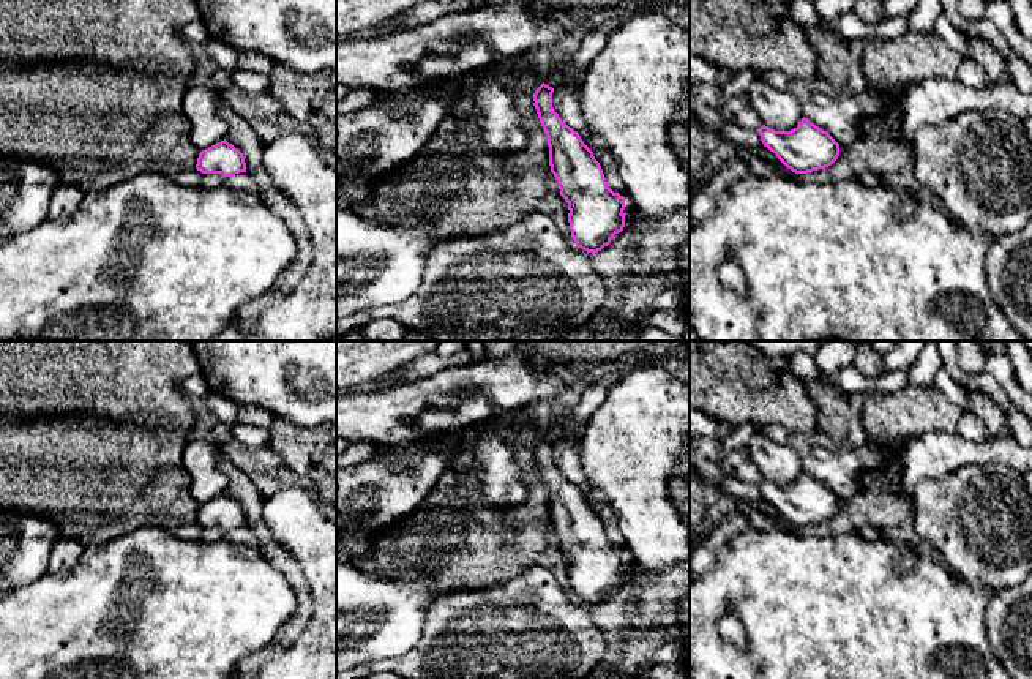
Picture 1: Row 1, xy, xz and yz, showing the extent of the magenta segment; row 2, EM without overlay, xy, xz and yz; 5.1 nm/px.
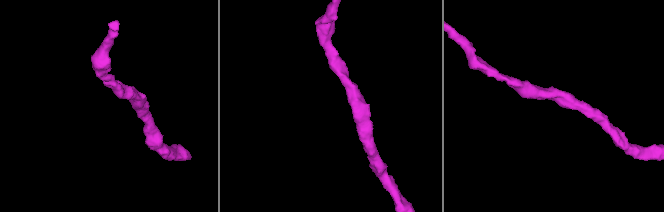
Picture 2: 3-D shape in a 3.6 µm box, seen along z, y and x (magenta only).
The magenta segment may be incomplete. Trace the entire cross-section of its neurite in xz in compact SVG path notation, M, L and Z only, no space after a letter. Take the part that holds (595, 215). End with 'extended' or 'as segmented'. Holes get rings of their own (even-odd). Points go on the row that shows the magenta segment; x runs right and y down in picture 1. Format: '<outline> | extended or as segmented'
M544 82L533 93L533 106L548 136L551 172L568 202L576 246L595 254L623 231L625 197L609 188L593 152L554 111L552 93L554 88Z | as segmented

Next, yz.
M805 117L791 131L775 131L762 125L757 133L764 147L795 174L825 169L839 156L839 144Z | as segmented

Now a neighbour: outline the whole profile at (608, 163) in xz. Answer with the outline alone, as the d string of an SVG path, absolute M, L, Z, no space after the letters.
M593 148L592 152L603 169L609 188L625 197L625 185L619 175L615 158L606 148Z

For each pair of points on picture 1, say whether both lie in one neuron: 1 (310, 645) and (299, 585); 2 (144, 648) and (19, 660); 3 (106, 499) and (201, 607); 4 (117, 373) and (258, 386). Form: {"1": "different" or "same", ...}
{"1": "different", "2": "same", "3": "different", "4": "different"}

